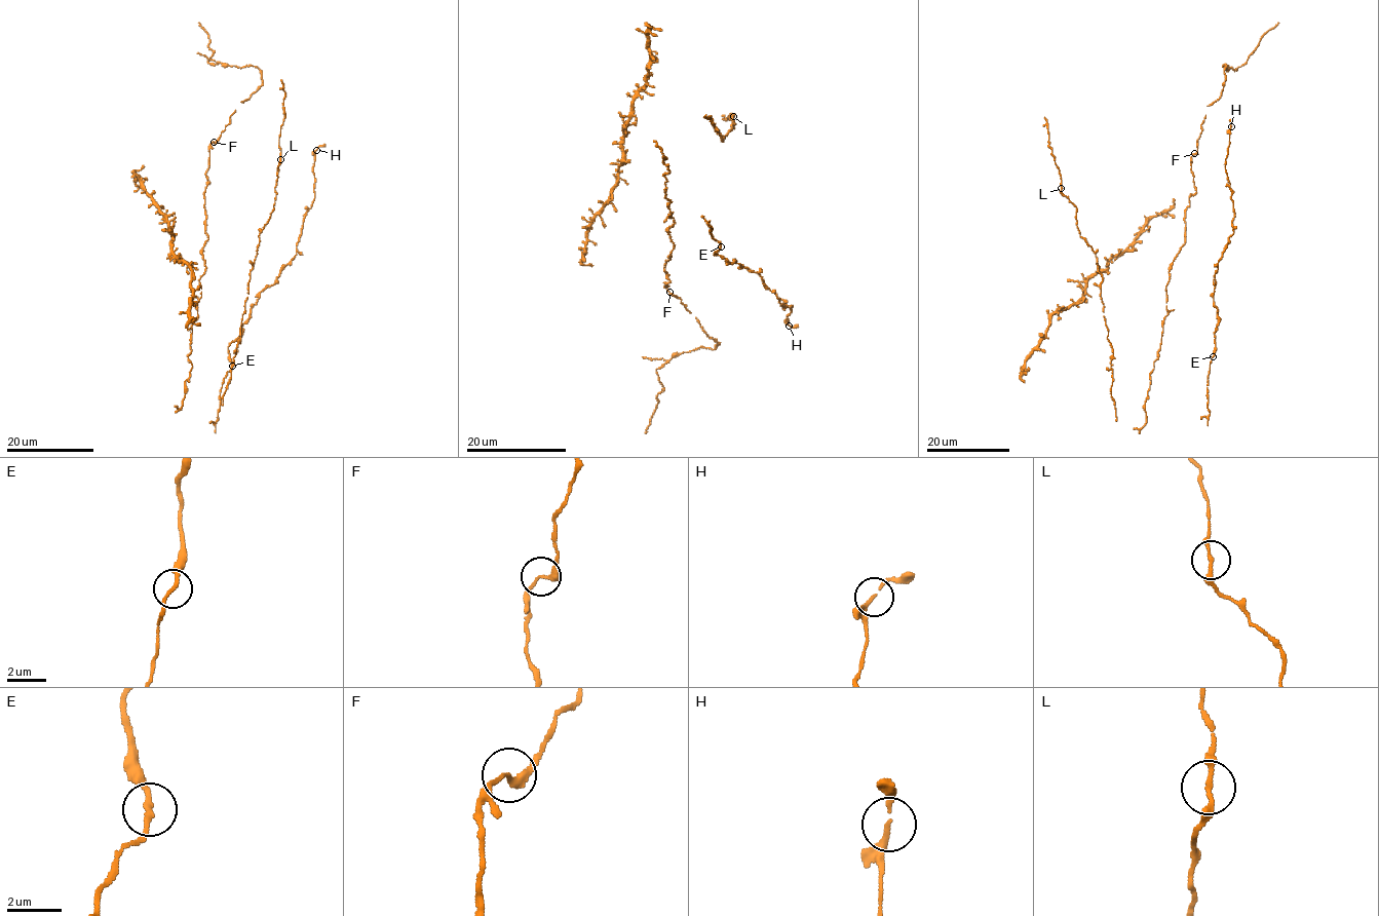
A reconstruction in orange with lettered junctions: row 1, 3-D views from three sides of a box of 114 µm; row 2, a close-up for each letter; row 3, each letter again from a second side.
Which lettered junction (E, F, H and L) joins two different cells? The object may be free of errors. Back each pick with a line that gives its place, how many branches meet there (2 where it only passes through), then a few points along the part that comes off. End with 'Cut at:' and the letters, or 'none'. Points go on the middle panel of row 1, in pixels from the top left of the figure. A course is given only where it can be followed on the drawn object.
Cut at: none

